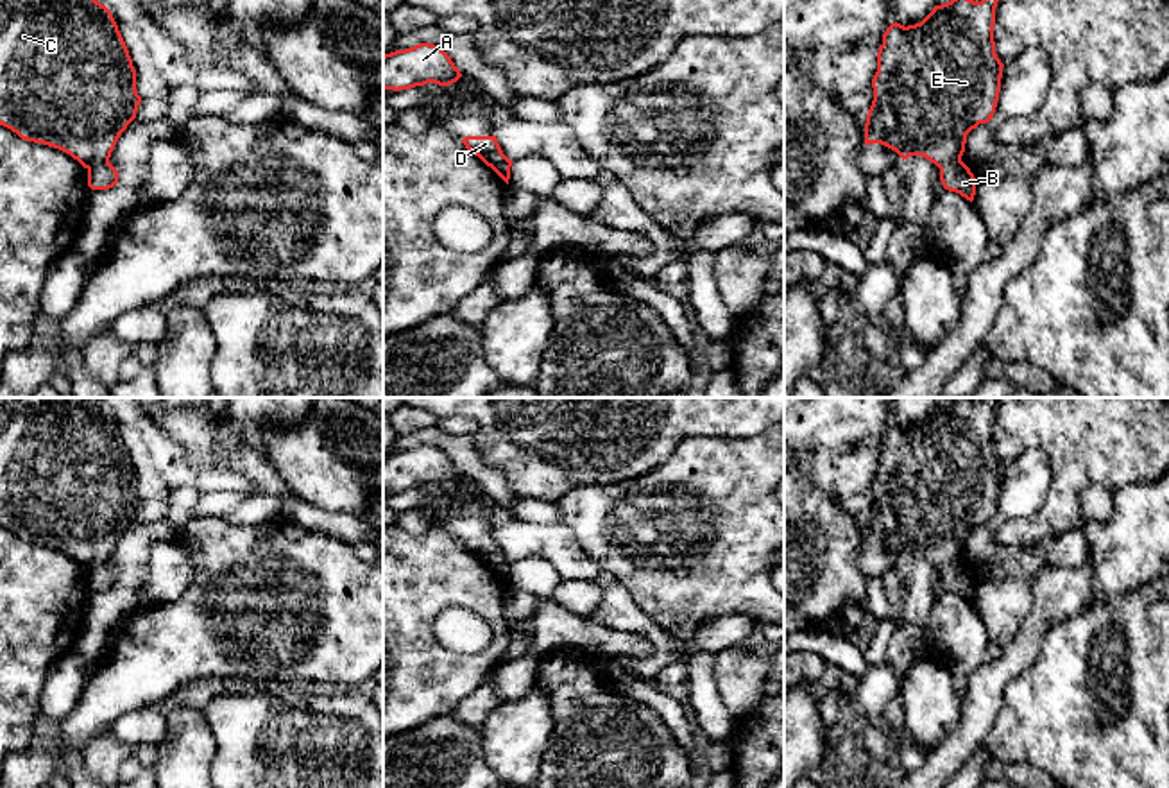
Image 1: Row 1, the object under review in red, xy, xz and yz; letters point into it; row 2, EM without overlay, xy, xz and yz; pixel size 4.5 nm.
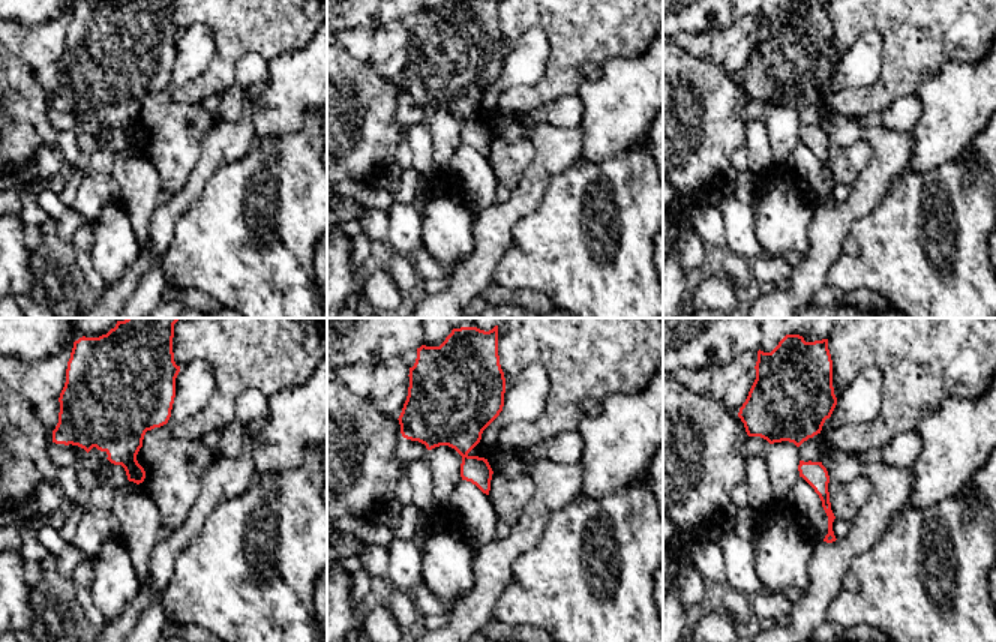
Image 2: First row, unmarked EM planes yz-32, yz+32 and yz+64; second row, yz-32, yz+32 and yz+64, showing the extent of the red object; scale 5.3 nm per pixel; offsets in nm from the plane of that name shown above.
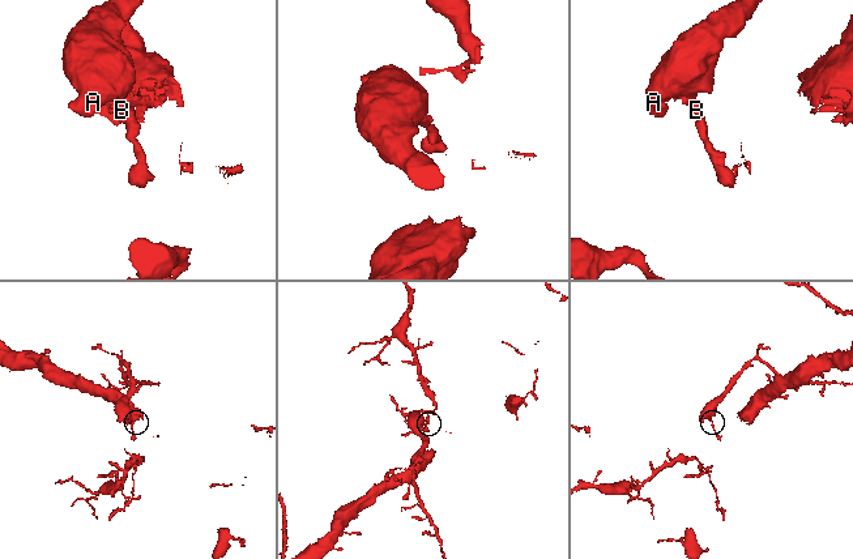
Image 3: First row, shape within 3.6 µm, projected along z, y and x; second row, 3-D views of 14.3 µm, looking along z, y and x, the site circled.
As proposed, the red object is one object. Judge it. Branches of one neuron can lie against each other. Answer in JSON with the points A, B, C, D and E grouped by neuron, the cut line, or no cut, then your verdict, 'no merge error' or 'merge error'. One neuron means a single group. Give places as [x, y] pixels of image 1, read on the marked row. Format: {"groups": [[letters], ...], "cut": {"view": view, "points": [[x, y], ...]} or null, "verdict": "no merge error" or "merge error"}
{"groups": [["A", "C", "D", "E"], ["B"]], "cut": {"view": "xy", "points": [[108, 160], [88, 169]]}, "verdict": "merge error"}

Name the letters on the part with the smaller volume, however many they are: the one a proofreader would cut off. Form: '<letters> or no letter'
A, C, D, E

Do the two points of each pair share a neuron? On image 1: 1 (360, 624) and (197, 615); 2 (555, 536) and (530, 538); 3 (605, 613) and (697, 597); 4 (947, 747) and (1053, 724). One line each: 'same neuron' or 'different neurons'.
1: same neuron
2: same neuron
3: different neurons
4: different neurons

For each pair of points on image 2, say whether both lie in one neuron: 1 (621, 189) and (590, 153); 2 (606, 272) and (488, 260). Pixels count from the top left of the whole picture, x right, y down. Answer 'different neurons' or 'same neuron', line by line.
1: different neurons
2: different neurons

